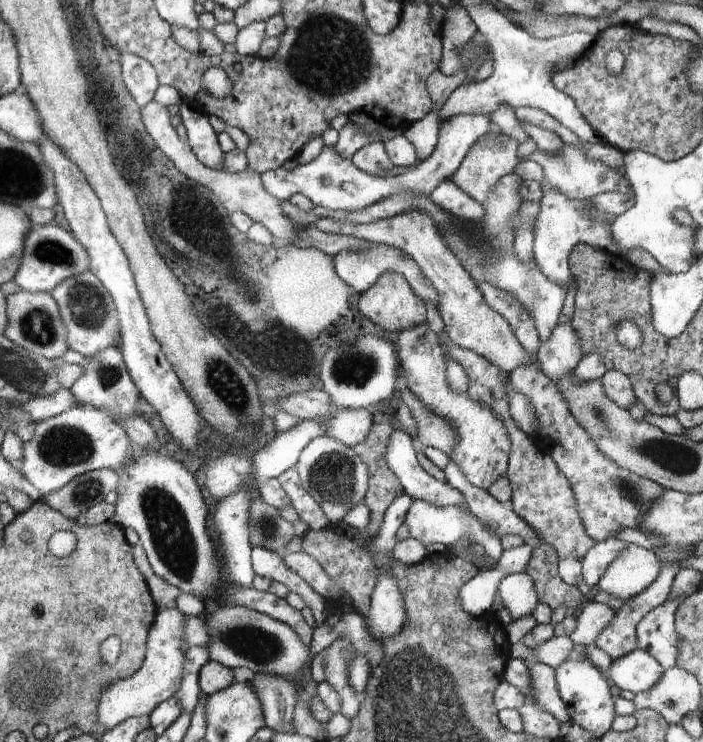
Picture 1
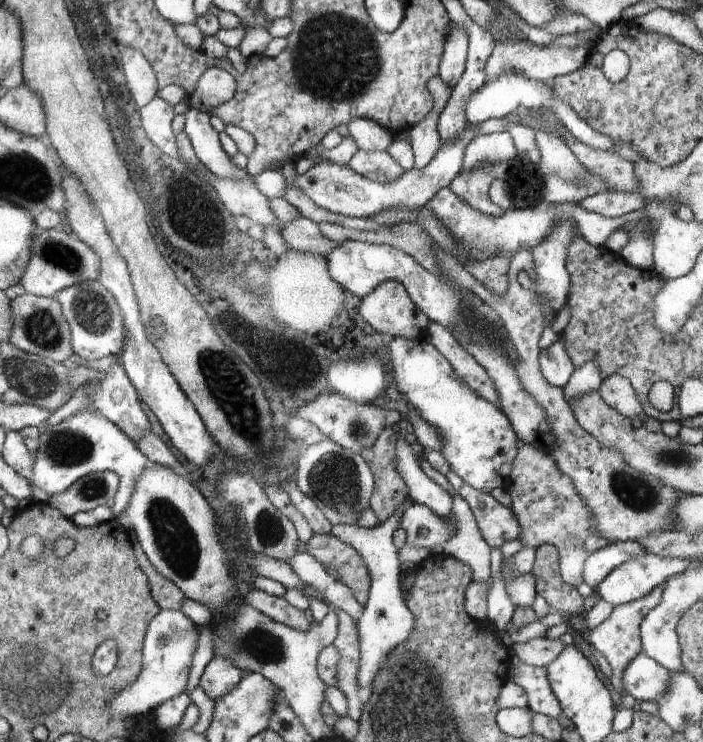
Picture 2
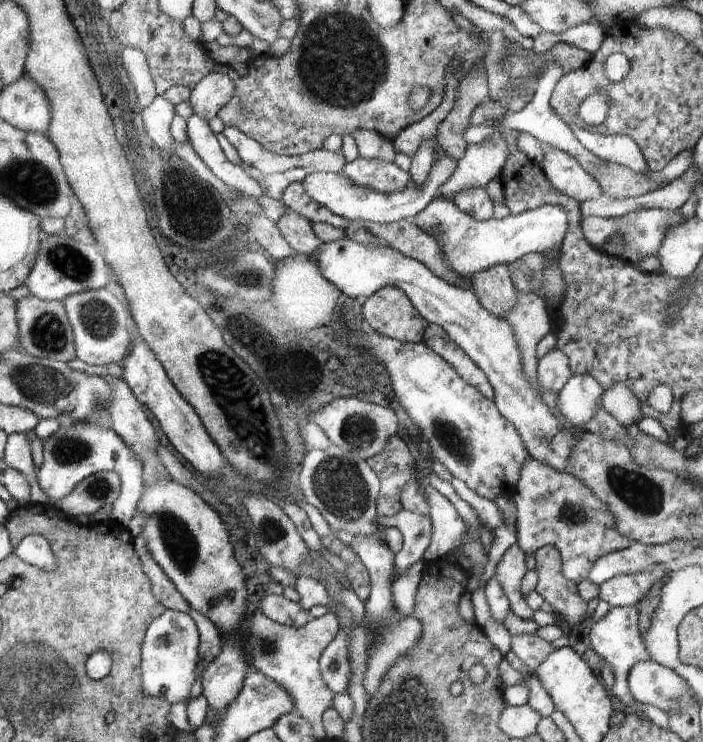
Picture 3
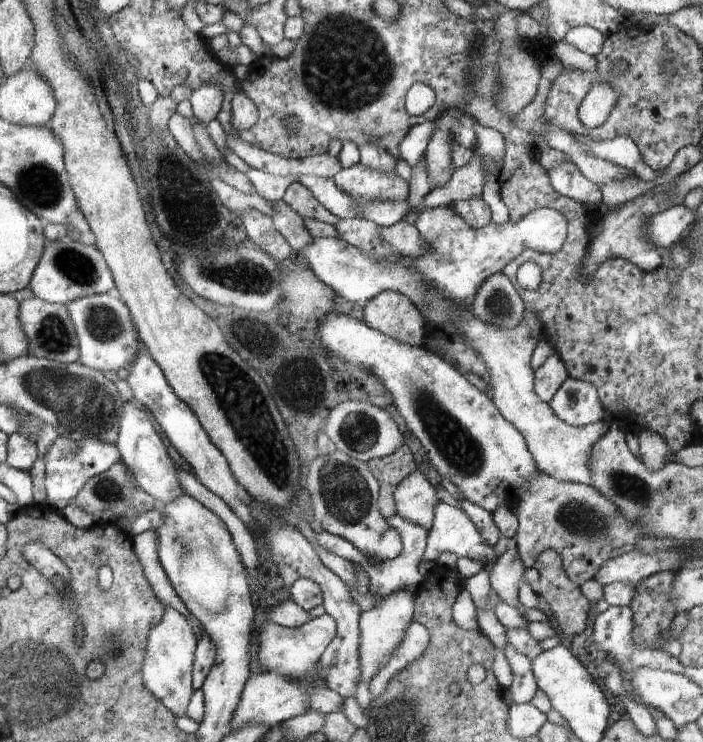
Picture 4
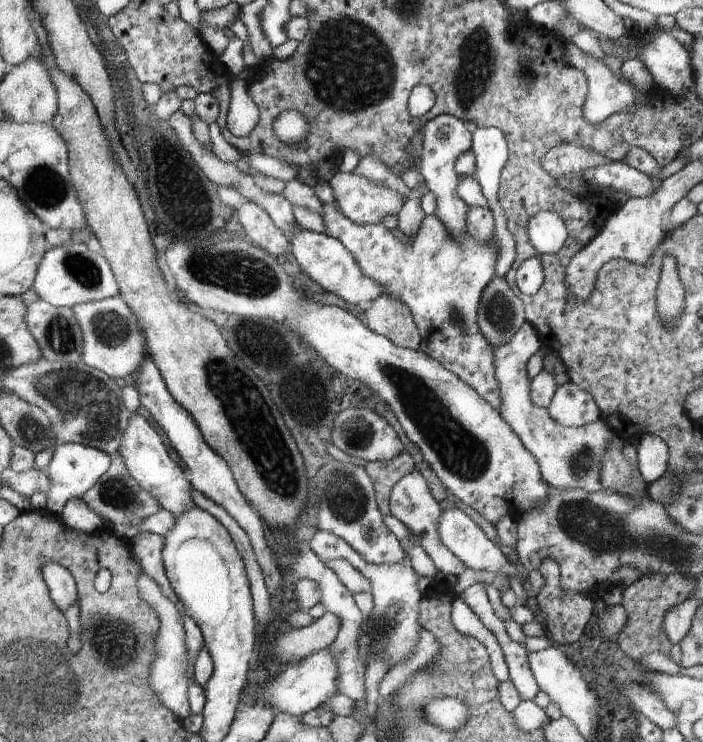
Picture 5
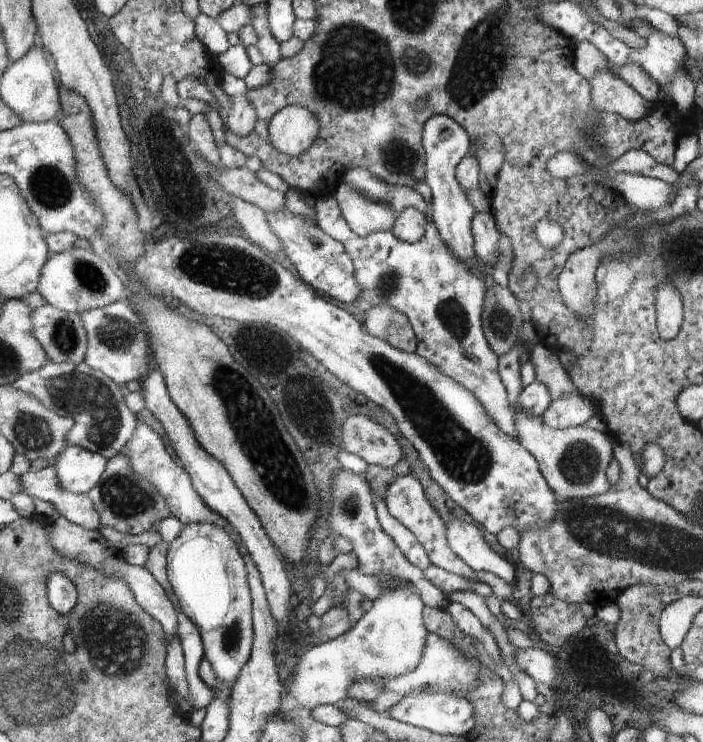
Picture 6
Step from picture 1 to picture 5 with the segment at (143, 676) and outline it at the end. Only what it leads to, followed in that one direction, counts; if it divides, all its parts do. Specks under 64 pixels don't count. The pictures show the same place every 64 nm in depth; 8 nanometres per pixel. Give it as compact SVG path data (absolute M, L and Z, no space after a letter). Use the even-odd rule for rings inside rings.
M140 570L136 586L138 586L140 600L150 602L158 620L160 620L160 630L158 630L158 636L154 640L156 642L156 658L150 664L150 676L148 676L150 686L158 694L158 698L166 704L166 708L169 708L170 712L180 721L184 720L192 716L188 700L188 646L186 646L184 620L182 620L174 603L162 594L160 586L150 576L146 576L144 570Z

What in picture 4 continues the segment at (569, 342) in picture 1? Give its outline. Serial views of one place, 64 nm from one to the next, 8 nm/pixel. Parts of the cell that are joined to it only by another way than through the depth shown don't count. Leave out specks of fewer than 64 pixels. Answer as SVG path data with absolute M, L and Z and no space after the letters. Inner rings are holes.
M552 353L552 356L544 361L544 366L540 366L533 373L534 392L546 404L550 404L556 398L556 392L564 384L564 381L569 378L562 358L556 353Z

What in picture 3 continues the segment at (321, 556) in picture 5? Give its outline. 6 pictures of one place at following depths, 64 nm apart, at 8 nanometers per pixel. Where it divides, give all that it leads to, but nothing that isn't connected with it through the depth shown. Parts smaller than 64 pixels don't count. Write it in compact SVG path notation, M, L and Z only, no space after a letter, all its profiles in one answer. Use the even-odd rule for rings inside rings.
M401 510L394 516L377 515L378 528L394 527L400 531L403 538L402 550L394 558L394 580L404 574L414 562L423 560L426 548L432 540L432 522L426 514L414 514Z

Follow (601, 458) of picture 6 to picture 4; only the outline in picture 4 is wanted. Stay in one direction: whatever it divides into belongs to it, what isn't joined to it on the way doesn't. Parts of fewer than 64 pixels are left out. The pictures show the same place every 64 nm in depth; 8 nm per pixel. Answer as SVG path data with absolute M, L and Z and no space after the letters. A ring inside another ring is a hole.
M312 238L312 244L300 250L296 256L302 256L306 260L306 266L316 274L316 278L336 290L346 300L369 301L384 291L401 292L415 307L426 306L426 312L422 314L434 324L438 326L448 324L450 328L456 328L456 336L468 348L472 348L486 364L494 394L492 398L494 406L504 420L510 422L524 438L539 471L560 482L582 483L592 487L592 476L586 462L590 458L592 446L598 444L602 436L606 436L612 422L606 417L600 422L573 427L558 420L550 405L538 398L538 394L534 392L534 373L530 368L530 362L540 340L534 340L534 336L530 336L532 330L524 326L518 328L490 326L482 322L474 311L466 308L464 304L446 298L426 276L418 274L414 266L404 264L402 268L402 262L386 262L386 260L376 262L366 252L350 246L348 242L339 238Z

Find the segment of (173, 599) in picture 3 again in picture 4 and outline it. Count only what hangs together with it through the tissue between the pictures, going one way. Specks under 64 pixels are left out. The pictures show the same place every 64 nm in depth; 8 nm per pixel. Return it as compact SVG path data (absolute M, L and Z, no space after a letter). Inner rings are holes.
M146 530L132 536L132 550L142 565L144 574L150 583L156 598L163 604L179 611L187 620L189 610L180 600L180 596L170 584L158 554L158 536L152 530Z

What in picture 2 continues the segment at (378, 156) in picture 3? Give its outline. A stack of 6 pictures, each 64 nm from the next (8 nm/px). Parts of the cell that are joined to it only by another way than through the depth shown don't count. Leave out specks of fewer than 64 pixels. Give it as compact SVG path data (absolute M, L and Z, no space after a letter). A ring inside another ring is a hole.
M352 120L348 124L349 134L358 144L358 151L364 152L386 152L395 139L394 134L384 130L382 126L374 124L372 120Z

